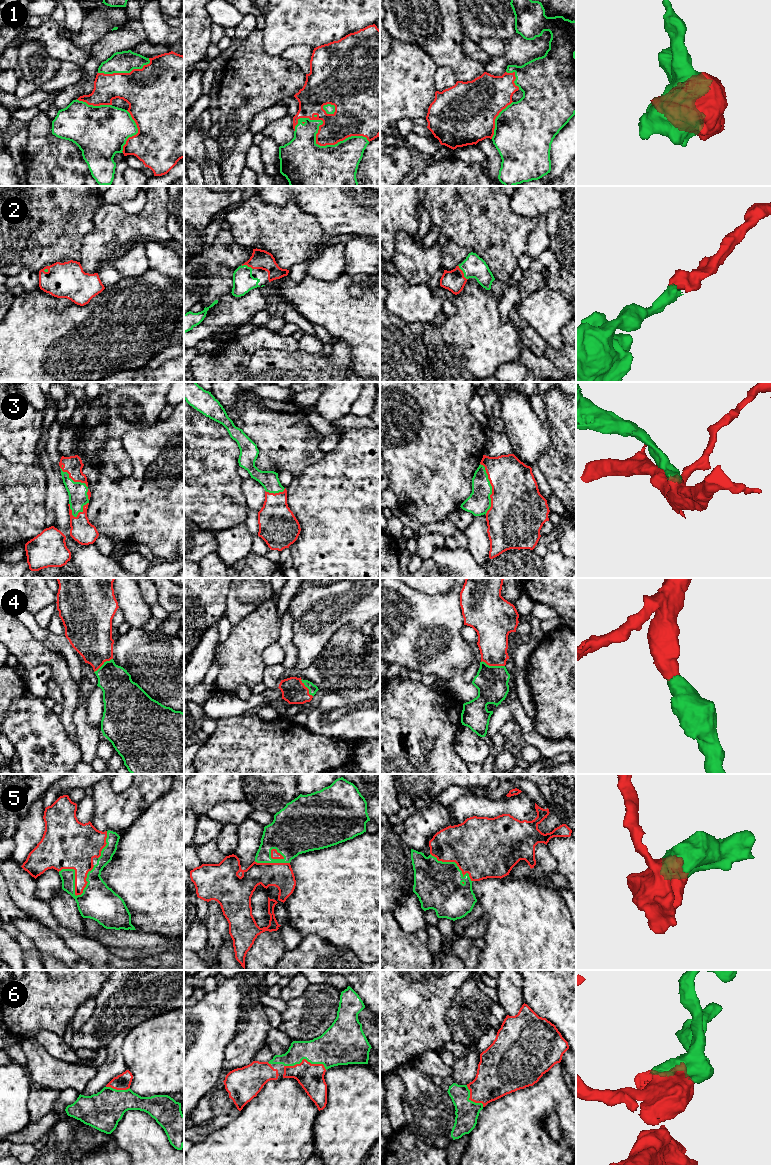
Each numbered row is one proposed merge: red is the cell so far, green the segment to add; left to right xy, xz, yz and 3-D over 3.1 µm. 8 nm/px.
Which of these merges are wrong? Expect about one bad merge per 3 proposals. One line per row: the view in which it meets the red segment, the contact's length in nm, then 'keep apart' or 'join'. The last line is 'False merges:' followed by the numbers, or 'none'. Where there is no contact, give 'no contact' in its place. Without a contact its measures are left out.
1: xz | 600 nm | join
2: yz | 140 nm | join
3: yz | 420 nm | join
4: yz | 200 nm | join
5: xy | 300 nm | join
6: xz | 340 nm | join
False merges: none

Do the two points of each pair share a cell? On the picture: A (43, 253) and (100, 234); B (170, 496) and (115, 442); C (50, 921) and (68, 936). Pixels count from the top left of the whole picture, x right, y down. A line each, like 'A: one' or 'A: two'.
A: two
B: two
C: one

